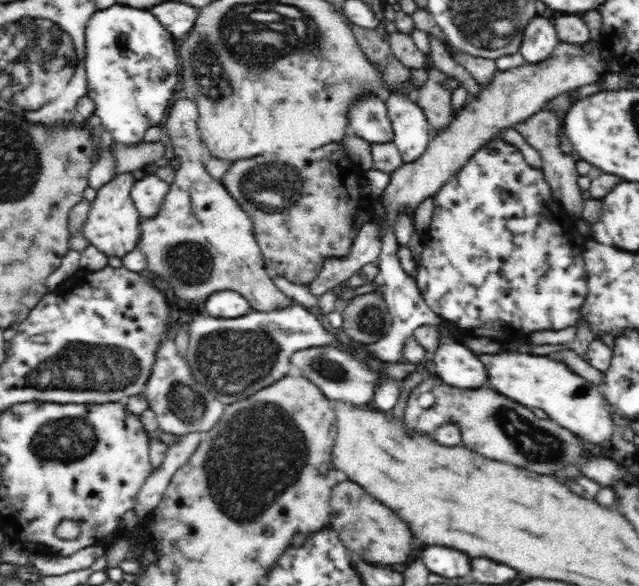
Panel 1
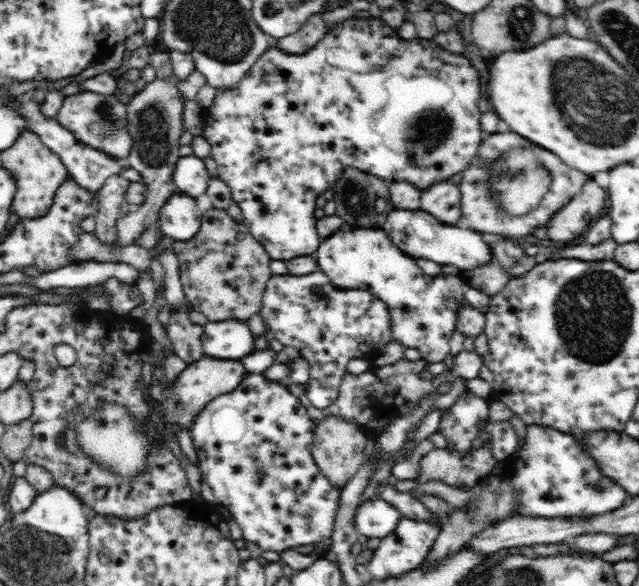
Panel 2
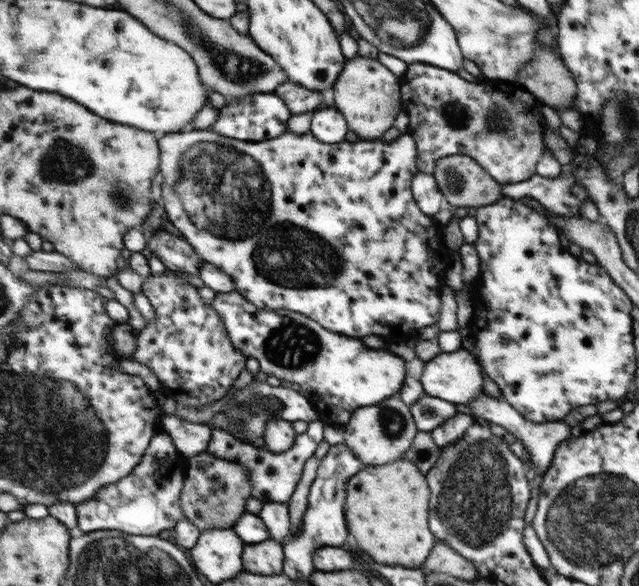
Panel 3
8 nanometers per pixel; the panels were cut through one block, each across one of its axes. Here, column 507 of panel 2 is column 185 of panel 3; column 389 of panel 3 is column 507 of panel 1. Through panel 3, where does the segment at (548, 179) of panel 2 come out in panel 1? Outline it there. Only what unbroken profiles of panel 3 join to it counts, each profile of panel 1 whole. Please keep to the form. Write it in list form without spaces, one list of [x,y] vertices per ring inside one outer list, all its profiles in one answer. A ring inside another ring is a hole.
[[[496,138],[478,152],[452,178],[433,196],[433,215],[431,223],[423,238],[423,252],[421,262],[414,274],[419,292],[425,299],[427,306],[435,312],[444,322],[455,323],[461,329],[471,332],[476,337],[504,338],[512,331],[522,331],[532,334],[537,331],[564,331],[572,328],[580,320],[580,311],[584,305],[588,289],[588,275],[585,268],[582,248],[576,248],[576,256],[572,255],[574,250],[574,238],[572,230],[576,226],[575,217],[558,216],[562,214],[561,204],[552,202],[553,194],[548,181],[544,179],[542,169],[534,168],[527,163],[522,150],[516,145]]]

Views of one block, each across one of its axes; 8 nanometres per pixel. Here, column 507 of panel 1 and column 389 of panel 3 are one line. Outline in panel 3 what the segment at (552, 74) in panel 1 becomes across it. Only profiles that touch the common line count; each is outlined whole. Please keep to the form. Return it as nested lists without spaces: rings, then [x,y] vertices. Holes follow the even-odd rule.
[[[356,57],[346,64],[340,78],[332,86],[336,108],[346,115],[350,130],[361,140],[381,140],[385,132],[393,127],[400,108],[400,86],[396,76],[384,68],[378,59]]]

